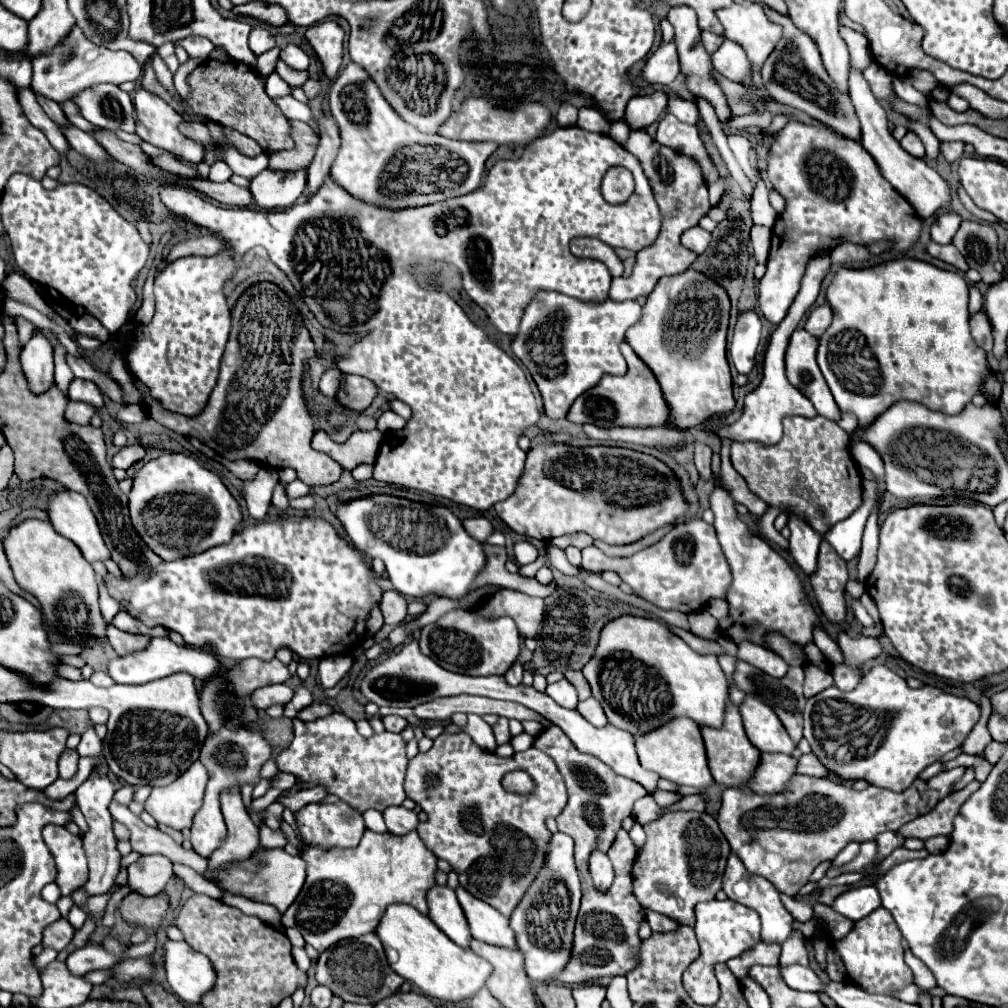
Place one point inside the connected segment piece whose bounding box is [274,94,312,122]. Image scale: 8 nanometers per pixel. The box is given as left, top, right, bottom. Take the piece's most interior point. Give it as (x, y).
(290, 107)

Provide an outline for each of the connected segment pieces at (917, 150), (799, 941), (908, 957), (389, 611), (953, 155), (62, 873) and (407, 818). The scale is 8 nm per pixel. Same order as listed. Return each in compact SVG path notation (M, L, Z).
M908 132L904 138L902 138L902 148L908 150L912 156L918 156L918 158L924 158L924 144L920 142L920 138L912 132Z
M792 932L784 944L782 944L782 956L780 964L801 964L809 966L809 955L804 946L804 934L802 932Z
M906 948L906 952L904 952L904 960L908 962L908 968L910 968L912 974L914 974L914 984L916 984L916 986L926 988L926 990L932 990L932 988L936 986L936 980L934 980L934 976L932 976L932 972L928 970L928 966L926 966L922 960L918 960L908 948Z
M394 590L384 592L382 602L380 602L380 610L384 614L384 624L398 626L406 620L406 598Z
M940 142L940 154L948 160L948 162L954 162L962 156L964 152L964 144L960 142Z
M48 824L42 830L42 837L56 860L58 868L56 884L62 896L70 896L76 888L82 888L88 880L86 854L78 854L80 846L78 842L74 842L74 836L65 827Z
M392 806L384 810L384 820L388 826L388 832L400 836L406 832L416 830L418 826L418 816L414 810L406 810L404 806Z

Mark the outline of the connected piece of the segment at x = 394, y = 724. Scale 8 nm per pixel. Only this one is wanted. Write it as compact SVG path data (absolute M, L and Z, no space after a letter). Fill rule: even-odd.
M384 716L382 722L384 722L384 728L388 732L398 732L398 734L408 726L408 722L404 718L400 718L400 716Z

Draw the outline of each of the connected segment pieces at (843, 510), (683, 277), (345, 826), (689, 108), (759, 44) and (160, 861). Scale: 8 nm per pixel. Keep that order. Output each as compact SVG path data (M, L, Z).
M786 416L784 438L776 448L732 442L730 454L734 470L746 480L750 492L788 516L800 516L822 536L862 504L862 476L850 454L850 436L824 416L814 420Z
M700 272L666 276L648 296L642 318L626 332L626 342L656 376L670 408L668 426L694 428L712 416L732 412L732 378L726 360L730 300L714 280Z
M326 796L322 802L318 804L308 804L304 806L304 810L300 810L296 816L298 828L304 836L304 842L308 846L324 846L324 848L354 848L360 844L362 836L364 836L364 820L362 814L352 812L352 808L348 808L346 802L336 800L336 796Z
M668 92L668 112L674 114L680 122L696 124L698 122L698 104L696 100L684 100L676 92Z
M732 4L716 10L716 16L724 26L724 38L738 42L756 68L764 64L780 40L780 26L772 24L758 4Z
M140 856L128 866L128 888L140 896L156 896L172 876L172 862L164 856Z

